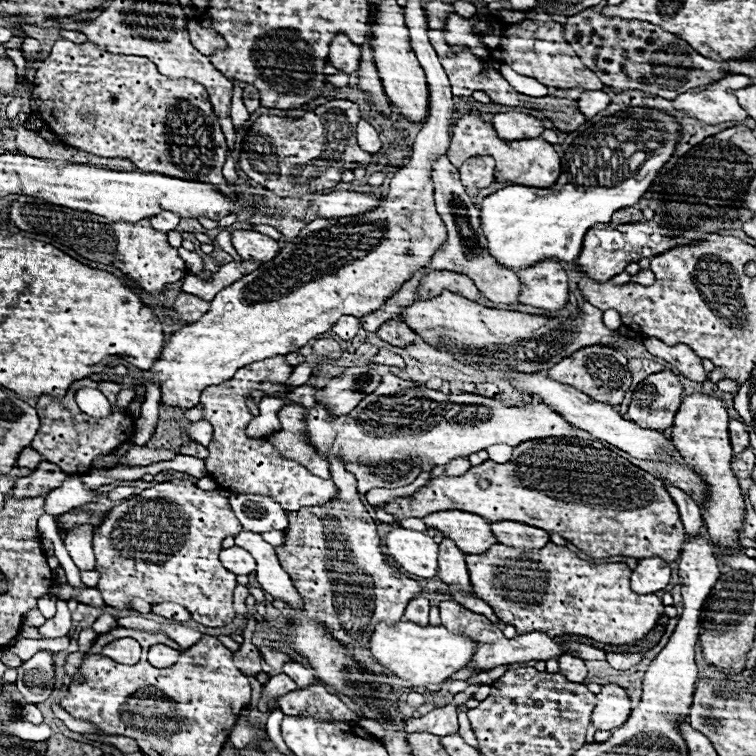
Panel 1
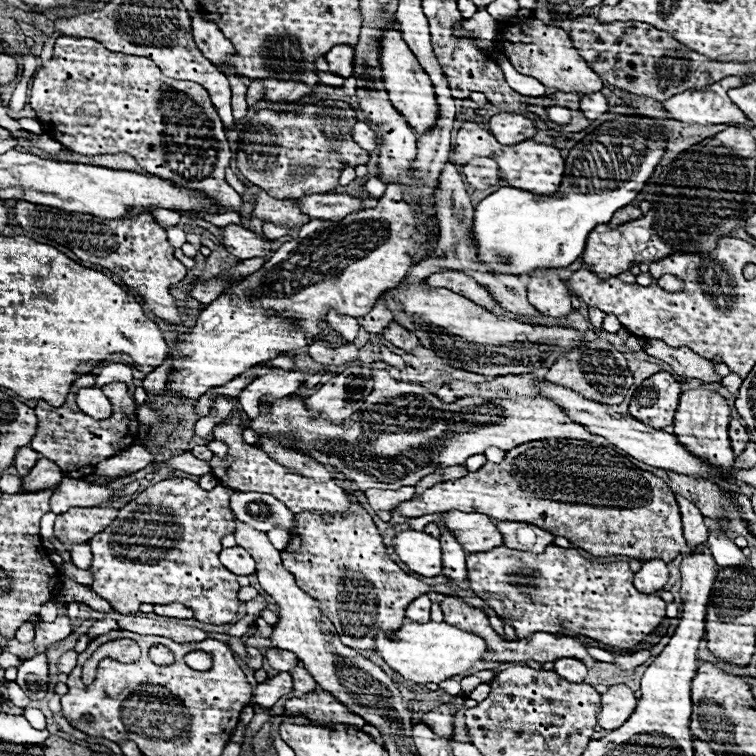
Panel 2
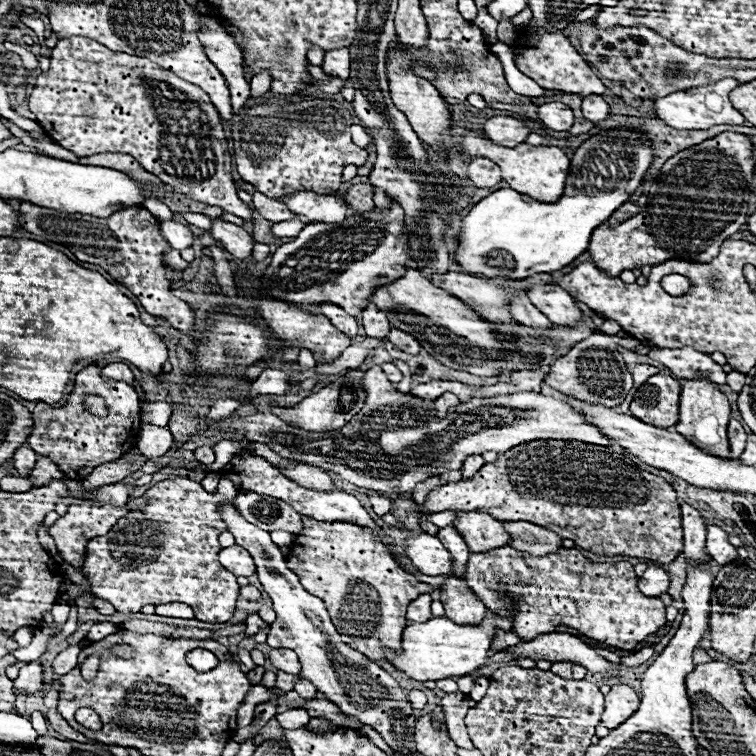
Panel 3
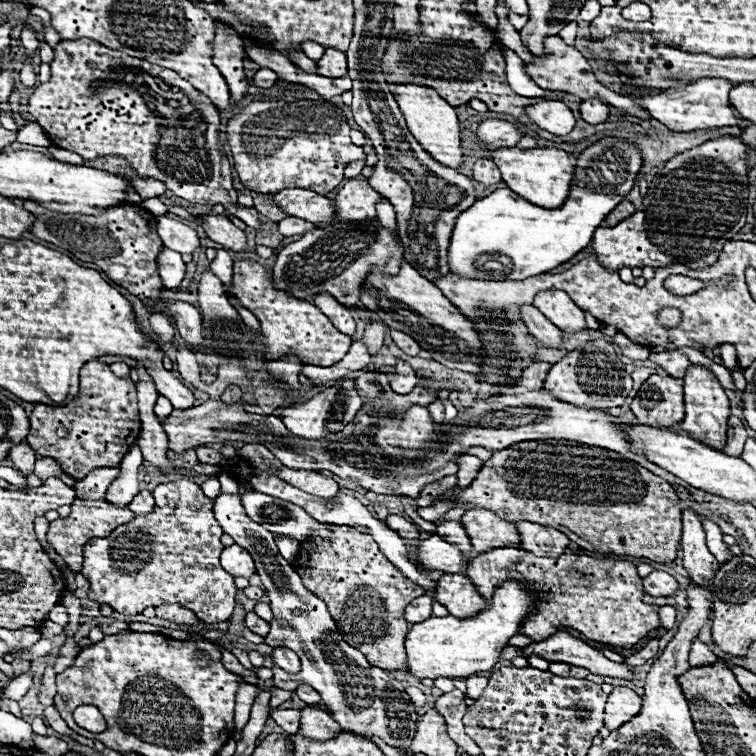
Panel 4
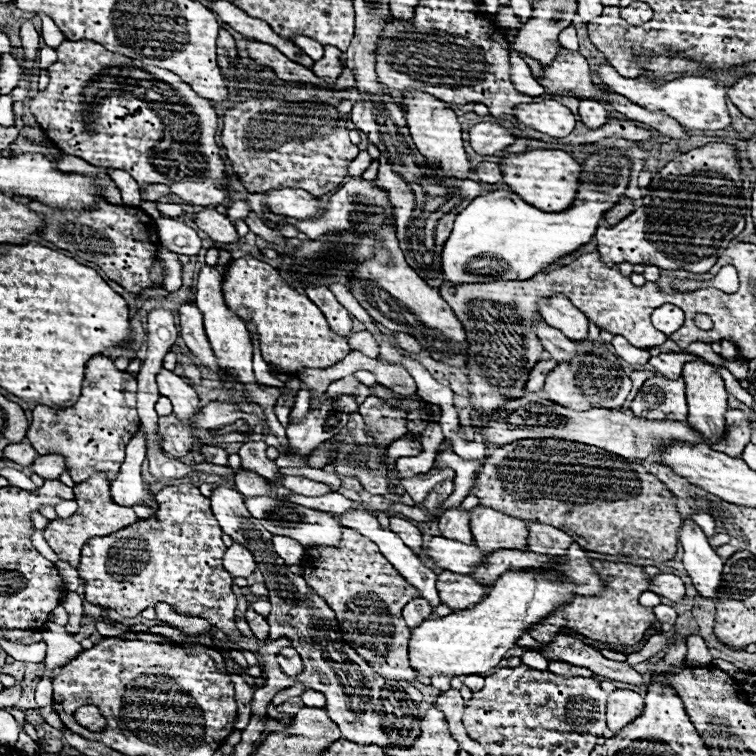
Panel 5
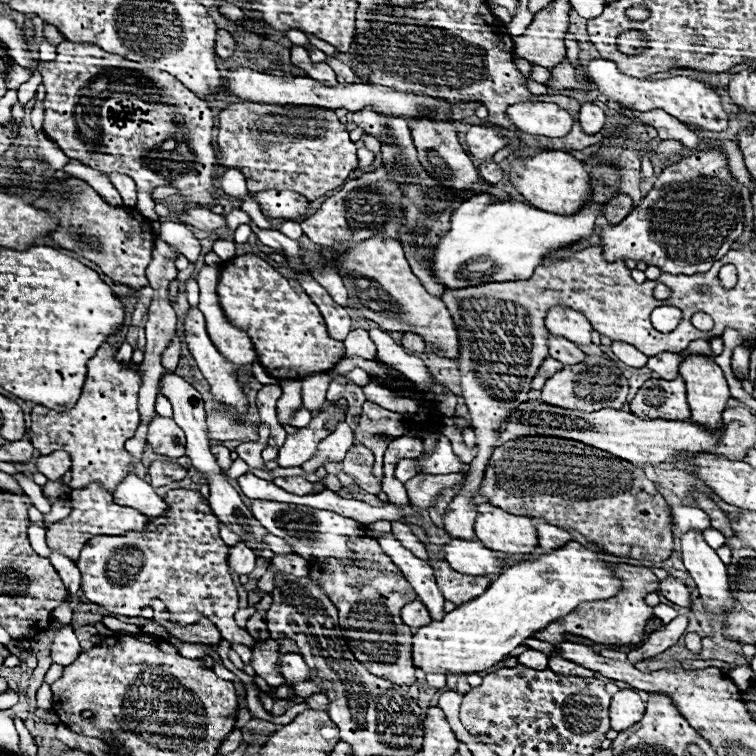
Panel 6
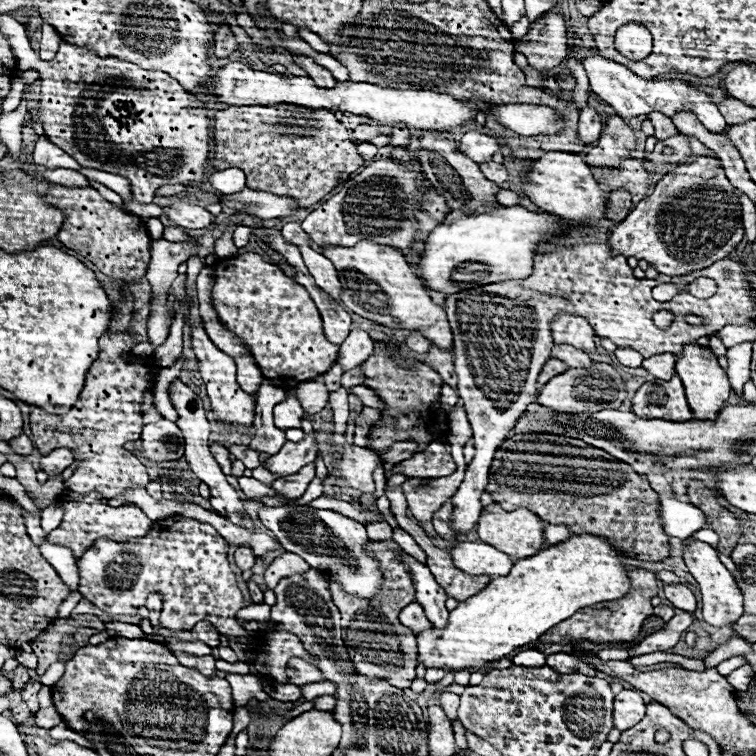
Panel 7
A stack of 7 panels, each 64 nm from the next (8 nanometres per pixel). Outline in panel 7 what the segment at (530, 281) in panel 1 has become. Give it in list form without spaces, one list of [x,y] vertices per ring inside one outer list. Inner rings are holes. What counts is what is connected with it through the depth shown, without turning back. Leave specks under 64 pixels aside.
[[[558,314],[556,320],[552,320],[552,336],[556,344],[572,344],[580,350],[596,350],[594,330],[582,316]]]

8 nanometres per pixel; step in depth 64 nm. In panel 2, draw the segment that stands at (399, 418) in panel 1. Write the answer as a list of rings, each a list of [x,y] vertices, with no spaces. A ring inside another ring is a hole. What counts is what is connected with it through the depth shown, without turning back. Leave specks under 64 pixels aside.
[[[374,370],[374,382],[376,382],[376,388],[374,388],[374,390],[370,392],[370,396],[364,400],[362,408],[360,408],[358,412],[354,412],[354,416],[350,416],[350,420],[344,420],[342,424],[330,424],[326,418],[322,418],[322,416],[318,416],[318,414],[312,414],[312,412],[306,412],[306,408],[304,408],[304,404],[302,404],[300,400],[286,400],[286,398],[282,398],[282,400],[272,400],[274,404],[272,404],[270,414],[260,414],[258,418],[250,420],[250,422],[252,422],[252,428],[254,428],[254,432],[260,434],[260,436],[274,436],[274,438],[284,440],[284,444],[290,444],[290,446],[294,446],[294,448],[298,448],[298,450],[310,454],[312,458],[316,458],[318,462],[322,462],[322,464],[326,464],[326,466],[336,466],[338,470],[342,470],[342,472],[346,474],[346,478],[354,480],[356,486],[358,486],[362,492],[368,490],[368,488],[398,490],[398,488],[402,488],[402,486],[414,486],[422,476],[426,476],[426,474],[430,474],[430,472],[434,472],[434,470],[438,470],[438,468],[446,468],[446,466],[454,466],[454,464],[464,464],[468,456],[472,456],[472,454],[482,454],[488,446],[498,446],[498,448],[504,448],[504,450],[512,450],[512,448],[516,448],[516,446],[520,446],[520,444],[526,444],[526,442],[532,442],[532,440],[548,440],[548,438],[578,438],[578,440],[588,440],[588,442],[596,442],[596,444],[602,444],[602,446],[606,444],[604,438],[600,438],[600,436],[596,436],[596,434],[590,434],[582,424],[572,422],[572,420],[566,416],[566,412],[564,412],[562,408],[558,408],[552,400],[546,400],[546,398],[542,398],[542,396],[536,396],[536,398],[516,398],[516,400],[482,398],[482,396],[462,396],[462,398],[456,398],[454,402],[446,404],[446,402],[442,402],[436,394],[432,394],[428,388],[424,388],[424,386],[420,386],[420,384],[408,384],[408,382],[396,380],[396,378],[392,378],[386,370]]]

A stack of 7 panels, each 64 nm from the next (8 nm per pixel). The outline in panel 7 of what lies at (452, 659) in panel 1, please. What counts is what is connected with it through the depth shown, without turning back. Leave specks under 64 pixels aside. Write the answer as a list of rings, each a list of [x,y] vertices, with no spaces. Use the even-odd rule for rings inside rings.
[[[578,534],[536,556],[518,560],[510,576],[494,578],[480,594],[460,602],[450,612],[446,628],[430,628],[416,634],[418,662],[426,668],[478,670],[538,640],[540,634],[570,618],[580,608],[622,598],[630,590],[630,580],[620,558],[622,554],[604,538]]]

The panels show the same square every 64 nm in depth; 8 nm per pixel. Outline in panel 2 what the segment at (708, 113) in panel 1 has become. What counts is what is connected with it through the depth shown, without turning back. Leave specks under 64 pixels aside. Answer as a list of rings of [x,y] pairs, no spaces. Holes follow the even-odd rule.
[[[726,76],[716,84],[692,88],[664,100],[664,108],[674,120],[712,126],[712,124],[744,124],[744,112],[728,98],[730,88],[742,86],[746,80],[740,76]]]

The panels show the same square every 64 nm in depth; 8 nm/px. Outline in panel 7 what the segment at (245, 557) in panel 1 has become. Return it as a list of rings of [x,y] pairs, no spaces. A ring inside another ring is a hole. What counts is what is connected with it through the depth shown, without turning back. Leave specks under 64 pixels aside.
[[[238,546],[236,552],[234,552],[234,562],[242,572],[246,572],[246,570],[250,570],[254,566],[256,556],[252,554],[252,550],[248,546]]]

